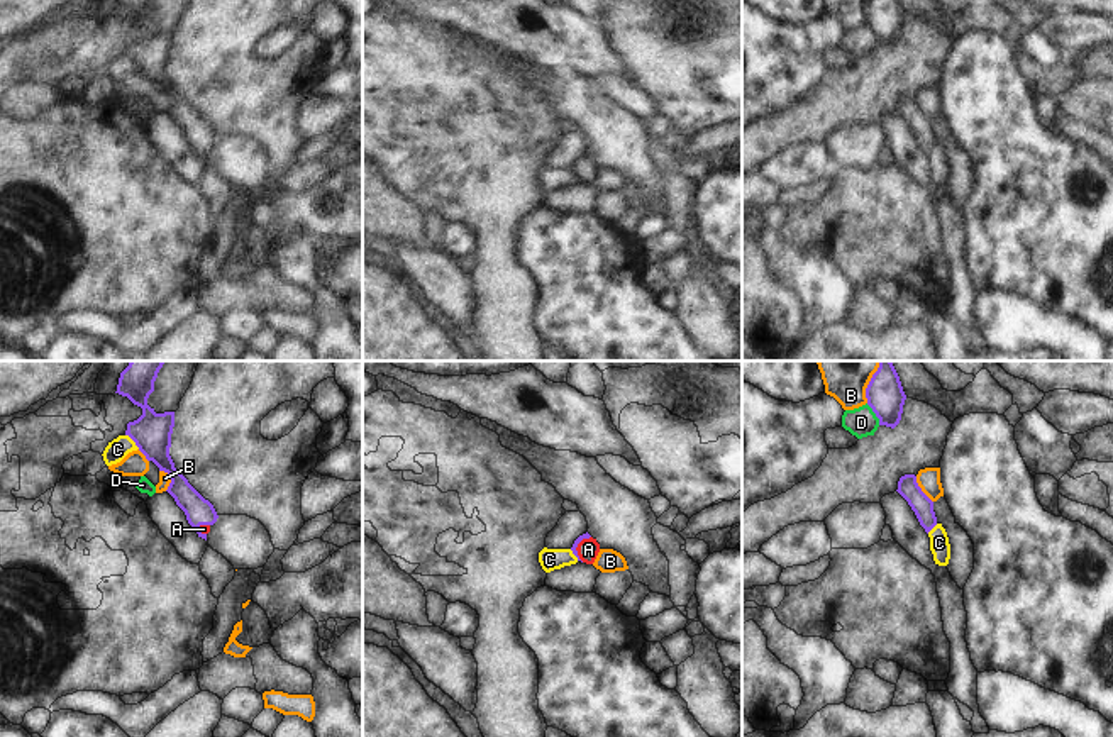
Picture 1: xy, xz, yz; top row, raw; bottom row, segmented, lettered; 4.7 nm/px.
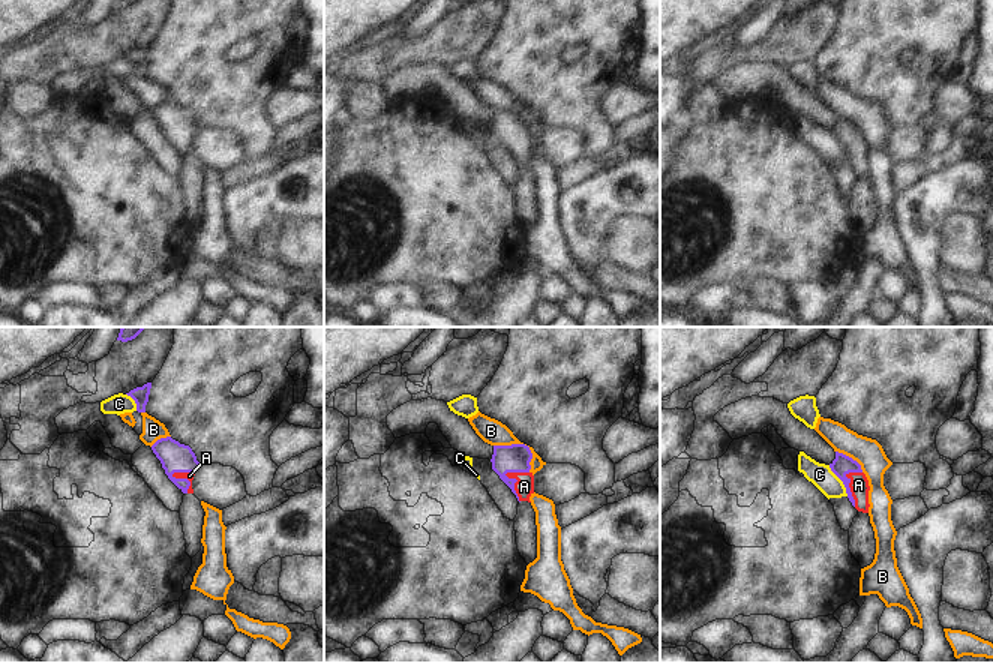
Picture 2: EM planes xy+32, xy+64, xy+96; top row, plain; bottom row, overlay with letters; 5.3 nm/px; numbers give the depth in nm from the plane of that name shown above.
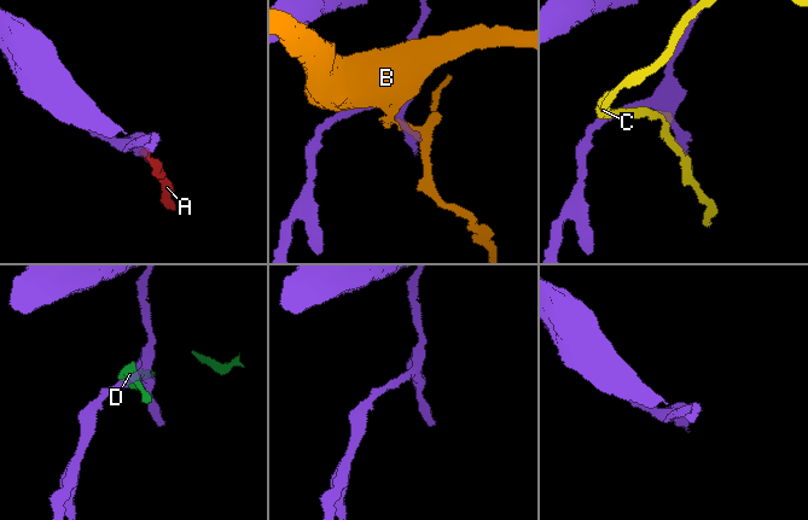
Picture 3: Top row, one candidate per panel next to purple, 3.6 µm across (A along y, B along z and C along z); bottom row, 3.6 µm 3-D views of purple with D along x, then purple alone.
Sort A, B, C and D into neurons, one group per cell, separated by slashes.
A / B / C / D

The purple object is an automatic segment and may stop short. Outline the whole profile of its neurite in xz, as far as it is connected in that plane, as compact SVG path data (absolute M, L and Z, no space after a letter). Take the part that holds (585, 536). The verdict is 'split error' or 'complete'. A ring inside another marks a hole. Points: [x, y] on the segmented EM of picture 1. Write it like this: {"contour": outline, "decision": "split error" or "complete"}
{"contour": "M586 532L574 540L571 551L578 561L593 564L600 552L600 544Z", "decision": "split error"}

